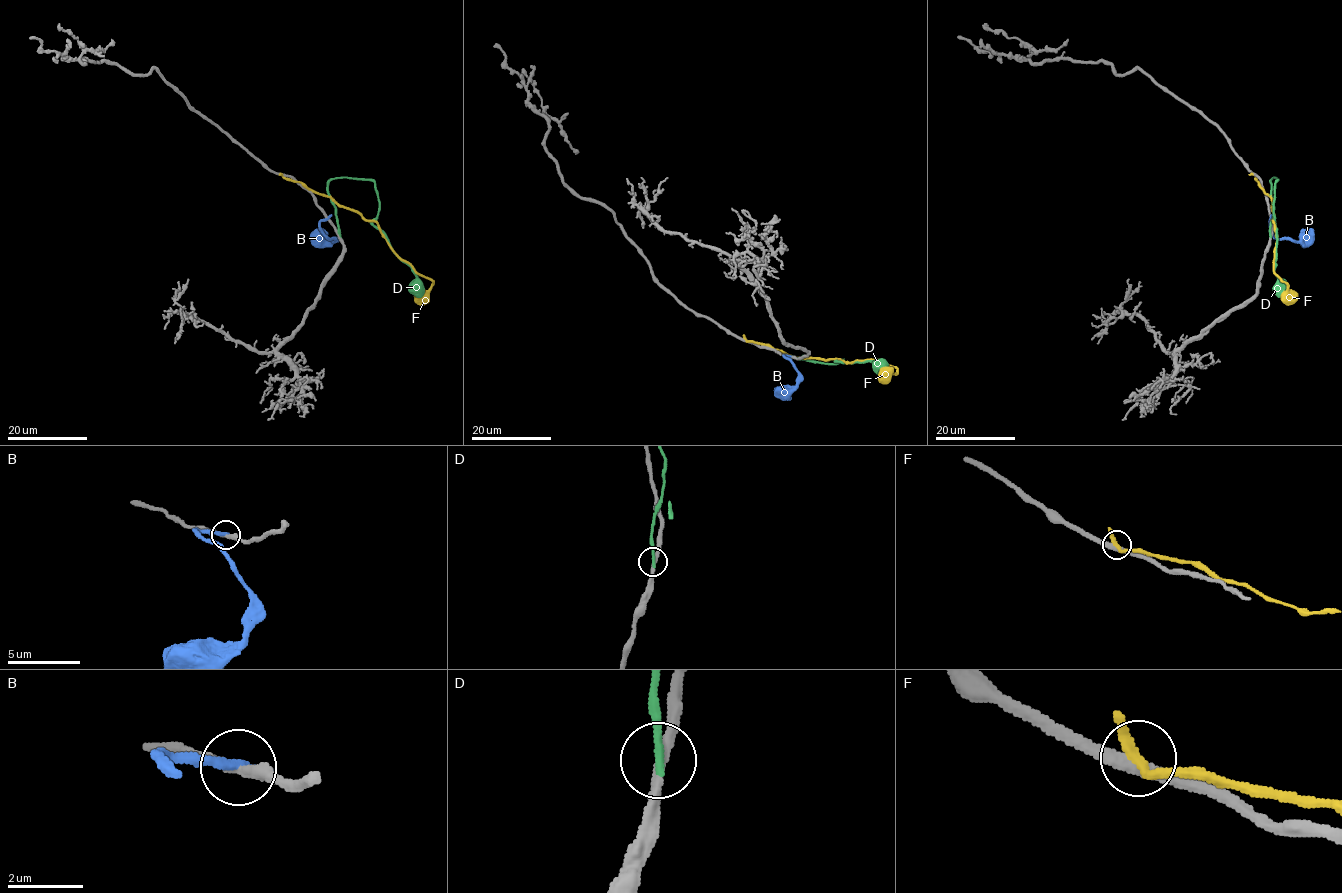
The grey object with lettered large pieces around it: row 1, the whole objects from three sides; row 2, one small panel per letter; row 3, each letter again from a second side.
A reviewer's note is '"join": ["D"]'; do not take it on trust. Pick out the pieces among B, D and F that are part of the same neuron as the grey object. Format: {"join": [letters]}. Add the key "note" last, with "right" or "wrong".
{"join": ["D"], "note": "right"}

